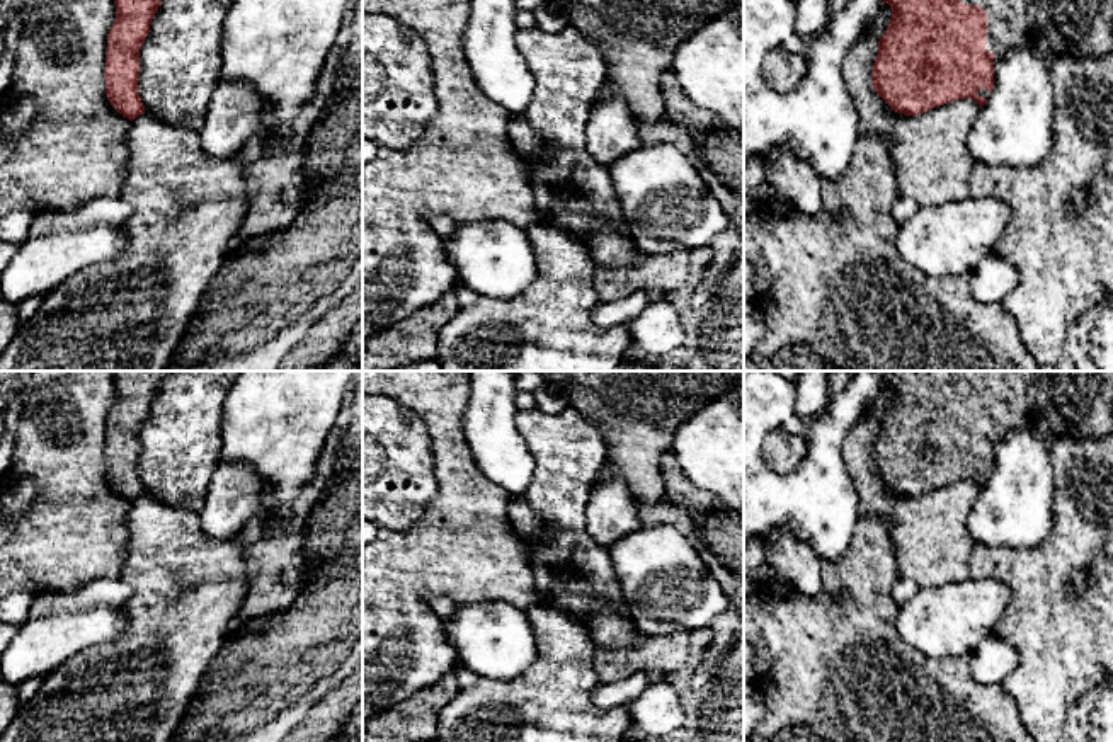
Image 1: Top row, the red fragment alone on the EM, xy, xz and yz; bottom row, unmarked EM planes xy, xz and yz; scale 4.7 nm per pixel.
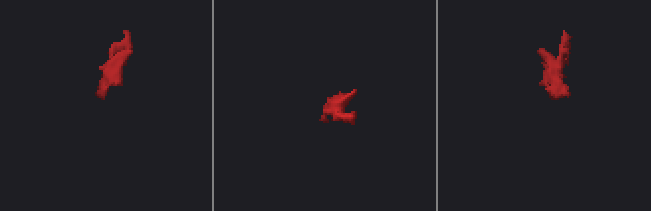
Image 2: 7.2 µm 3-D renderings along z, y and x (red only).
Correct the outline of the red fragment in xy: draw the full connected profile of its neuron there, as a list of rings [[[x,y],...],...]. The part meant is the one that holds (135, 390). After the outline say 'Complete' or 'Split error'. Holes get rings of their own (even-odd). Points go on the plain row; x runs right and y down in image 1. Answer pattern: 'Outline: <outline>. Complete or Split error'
Outline: [[[114,371],[116,402],[107,415],[106,477],[129,502],[145,495],[138,473],[140,431],[162,381],[175,371]]]. Complete

